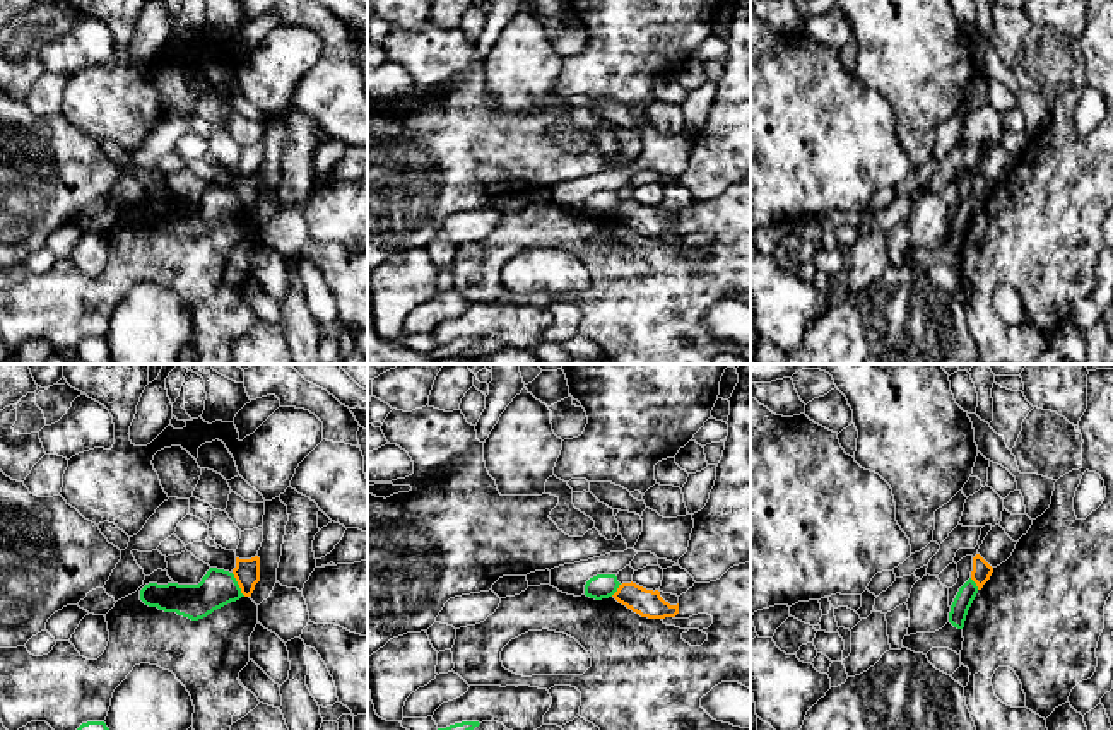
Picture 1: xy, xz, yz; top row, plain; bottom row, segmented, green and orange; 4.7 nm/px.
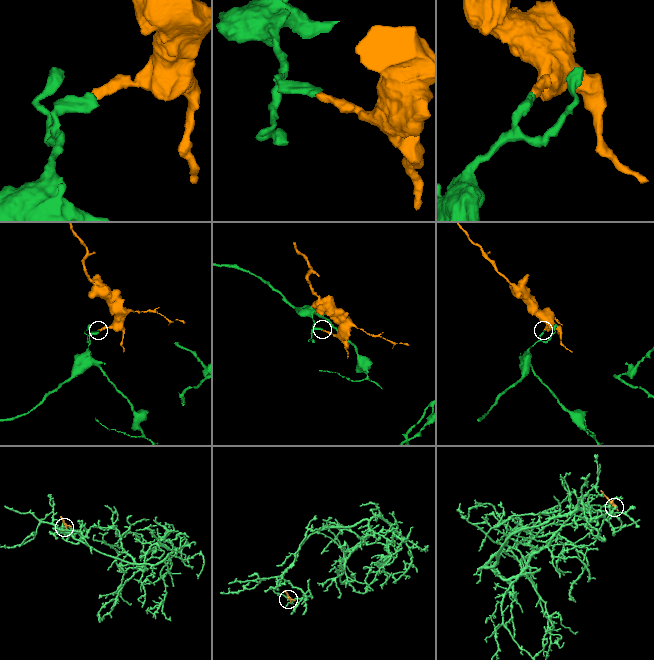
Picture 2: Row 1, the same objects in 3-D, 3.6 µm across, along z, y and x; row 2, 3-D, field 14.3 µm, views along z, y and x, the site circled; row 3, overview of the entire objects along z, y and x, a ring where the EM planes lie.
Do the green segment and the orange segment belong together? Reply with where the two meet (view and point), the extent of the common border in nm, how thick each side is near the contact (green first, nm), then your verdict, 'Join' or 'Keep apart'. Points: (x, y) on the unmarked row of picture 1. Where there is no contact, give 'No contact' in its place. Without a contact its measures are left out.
Touches green at xy (238, 202). Shared border 130 nm. Thickness 170 nm (green) against 120 nm. Keep apart

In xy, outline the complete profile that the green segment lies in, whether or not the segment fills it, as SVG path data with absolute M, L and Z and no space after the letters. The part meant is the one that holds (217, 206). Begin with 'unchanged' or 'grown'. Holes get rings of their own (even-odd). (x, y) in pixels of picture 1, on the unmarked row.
unchanged | M210 185L198 202L149 200L140 217L149 224L198 238L244 214L233 190Z

